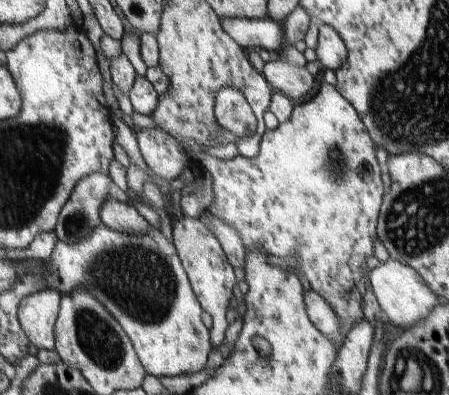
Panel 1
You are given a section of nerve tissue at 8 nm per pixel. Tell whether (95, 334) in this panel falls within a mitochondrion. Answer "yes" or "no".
yes

